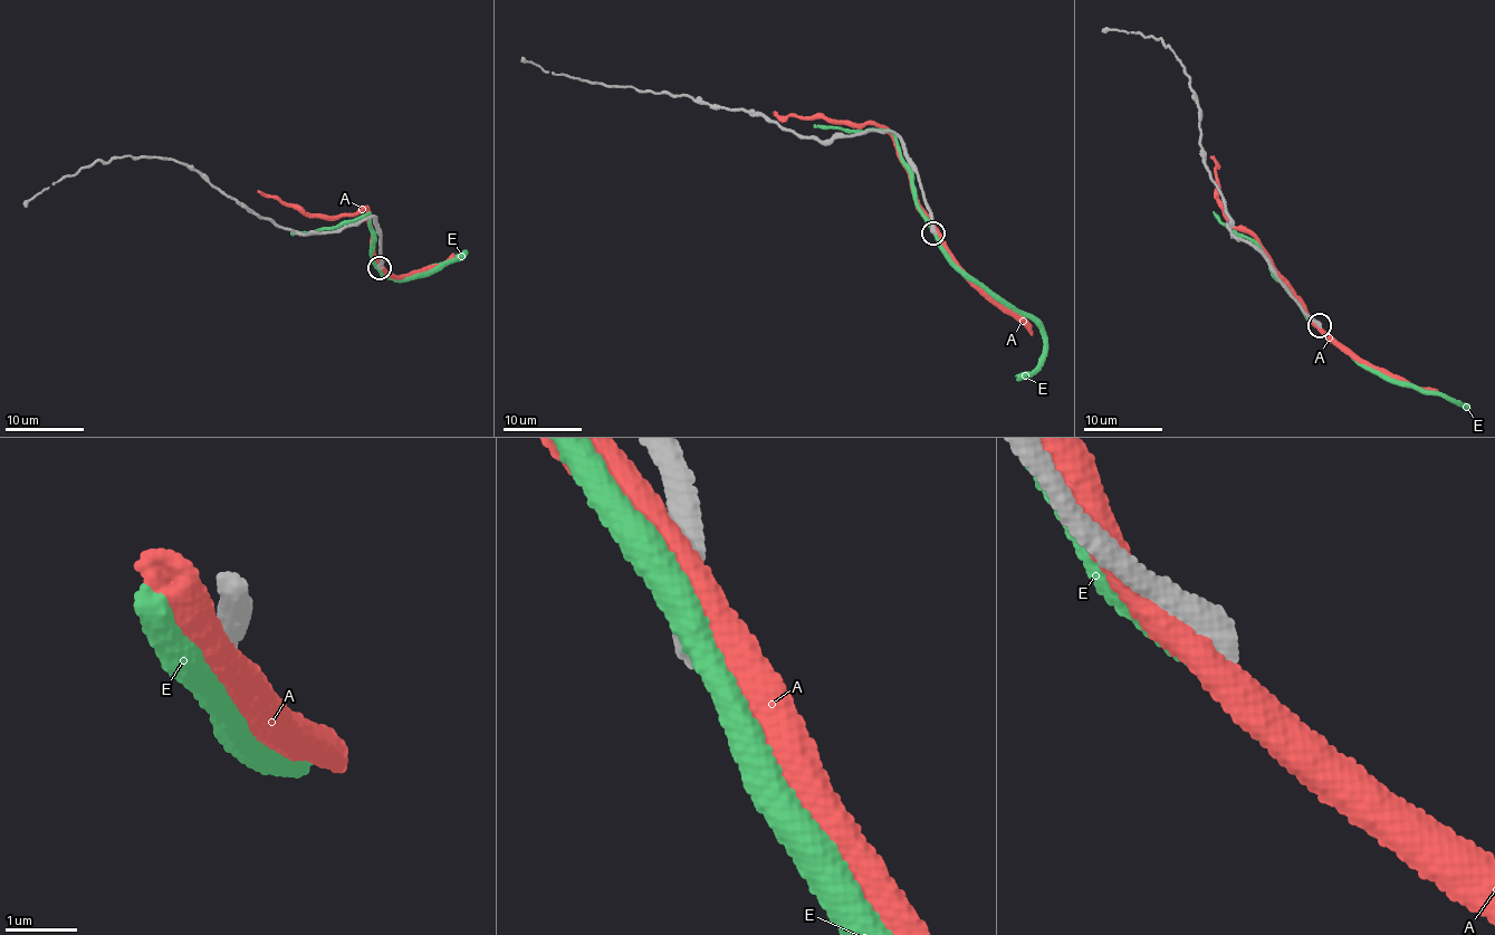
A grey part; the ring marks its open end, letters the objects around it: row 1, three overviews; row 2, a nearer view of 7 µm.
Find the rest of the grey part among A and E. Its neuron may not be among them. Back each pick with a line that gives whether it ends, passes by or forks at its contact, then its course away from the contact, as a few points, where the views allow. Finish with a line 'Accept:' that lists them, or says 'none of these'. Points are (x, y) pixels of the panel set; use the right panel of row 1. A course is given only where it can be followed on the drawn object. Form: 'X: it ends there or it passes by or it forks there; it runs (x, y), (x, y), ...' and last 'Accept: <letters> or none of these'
Accept: none of these

